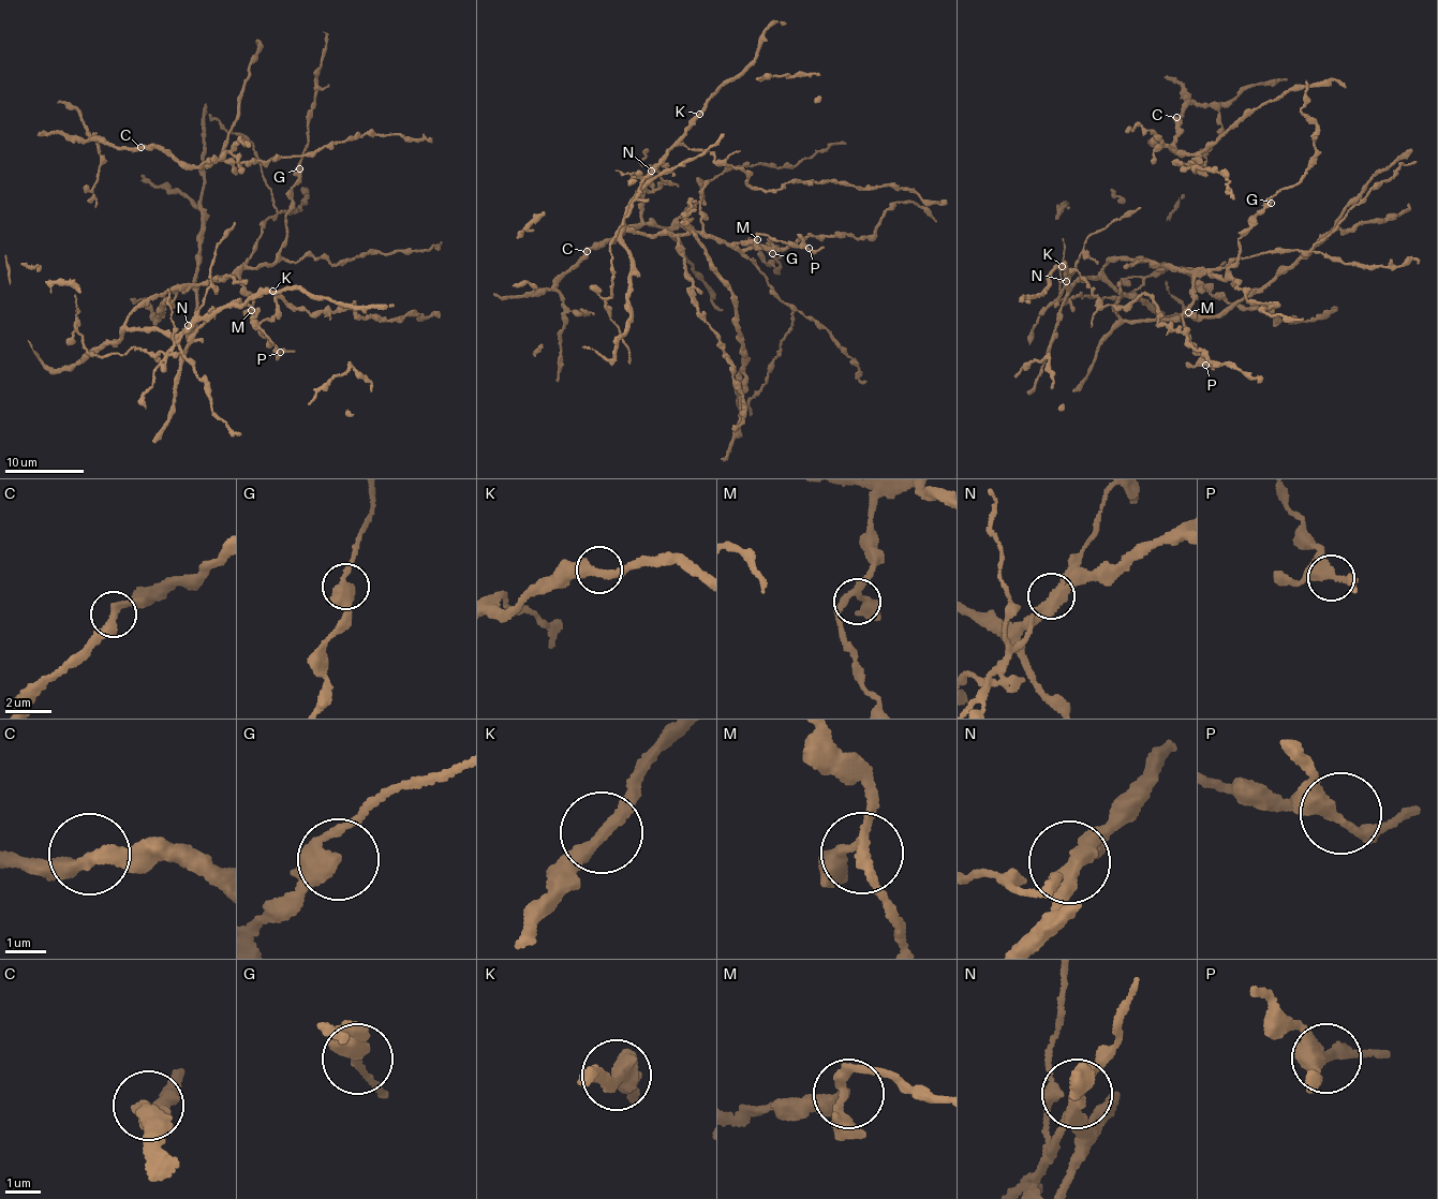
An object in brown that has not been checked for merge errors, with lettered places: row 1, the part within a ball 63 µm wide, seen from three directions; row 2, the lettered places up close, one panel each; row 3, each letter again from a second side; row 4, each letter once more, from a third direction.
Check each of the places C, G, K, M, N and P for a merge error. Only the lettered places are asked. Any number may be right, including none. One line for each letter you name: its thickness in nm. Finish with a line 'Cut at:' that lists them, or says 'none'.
N: calibre 360 nm
Cut at: N

